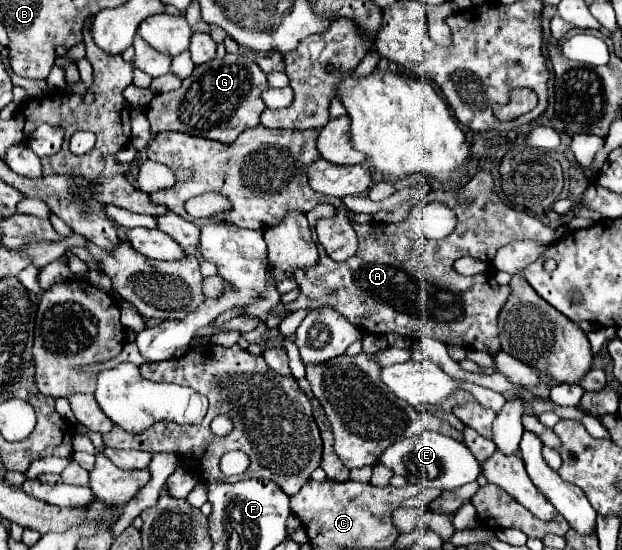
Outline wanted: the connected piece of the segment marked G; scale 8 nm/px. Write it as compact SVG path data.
M225 55L221 61L213 59L199 65L193 75L183 79L183 85L177 91L157 93L145 107L145 115L153 135L179 131L231 143L241 131L259 125L259 115L265 109L261 91L267 87L267 77L251 55Z

